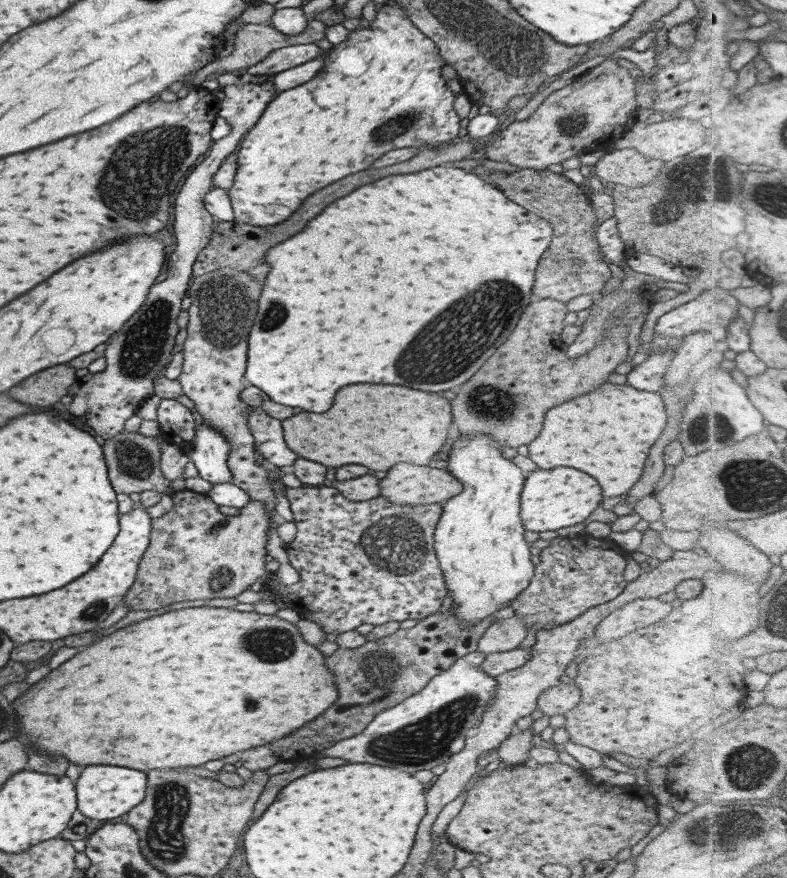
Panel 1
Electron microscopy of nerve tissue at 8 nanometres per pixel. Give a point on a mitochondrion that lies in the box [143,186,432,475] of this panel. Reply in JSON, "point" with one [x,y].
{"point":[222,309]}

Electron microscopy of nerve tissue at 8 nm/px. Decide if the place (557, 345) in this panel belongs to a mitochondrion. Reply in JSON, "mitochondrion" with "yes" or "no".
{"mitochondrion":"no"}

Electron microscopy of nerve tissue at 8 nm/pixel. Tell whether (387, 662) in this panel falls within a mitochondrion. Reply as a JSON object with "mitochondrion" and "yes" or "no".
{"mitochondrion":"yes"}

